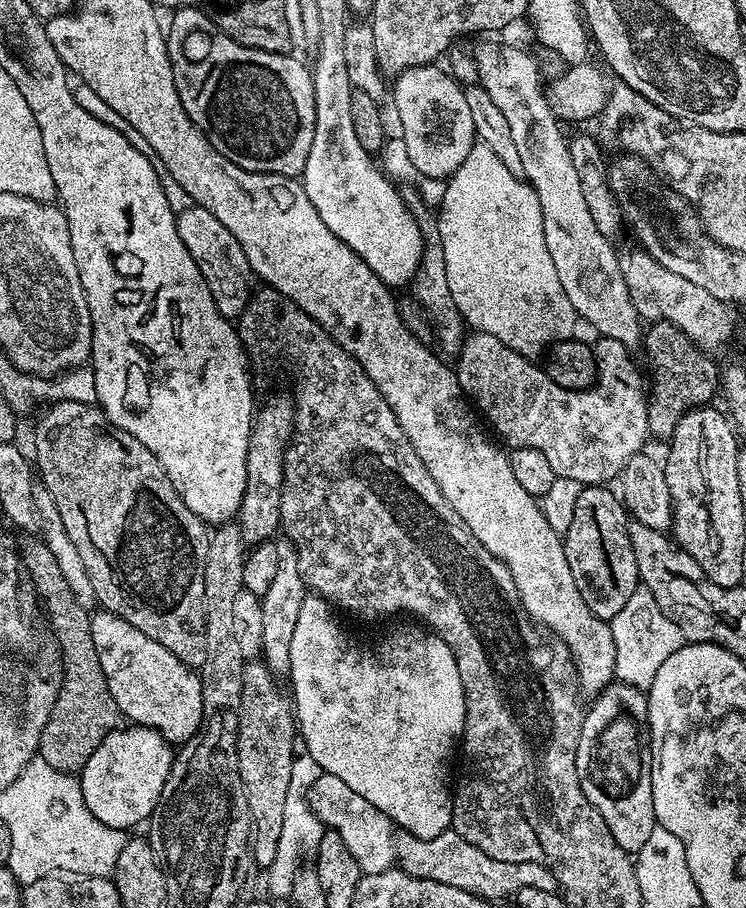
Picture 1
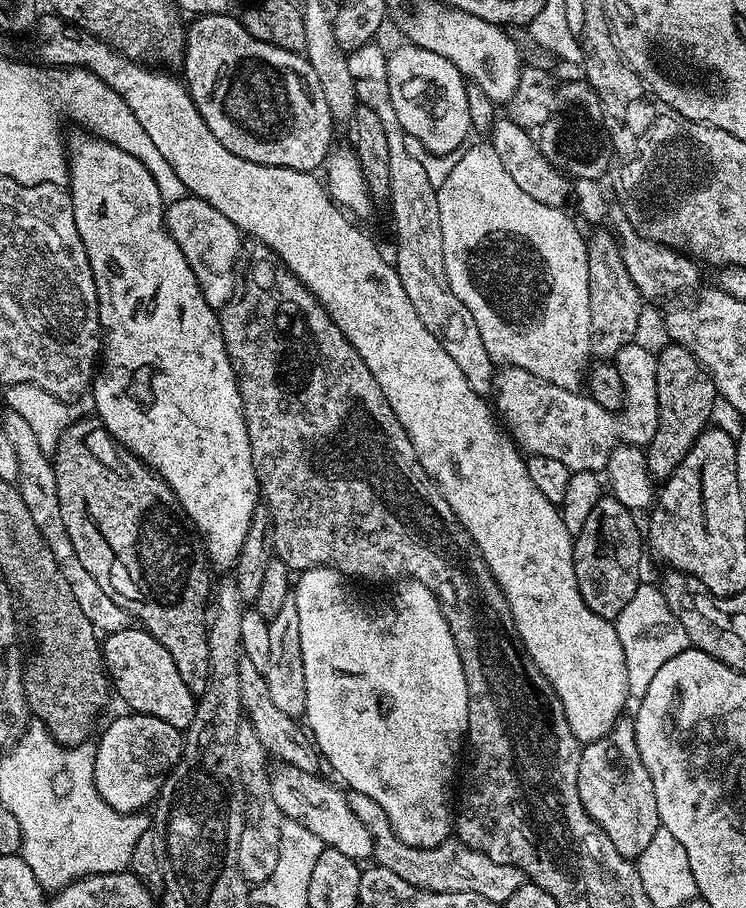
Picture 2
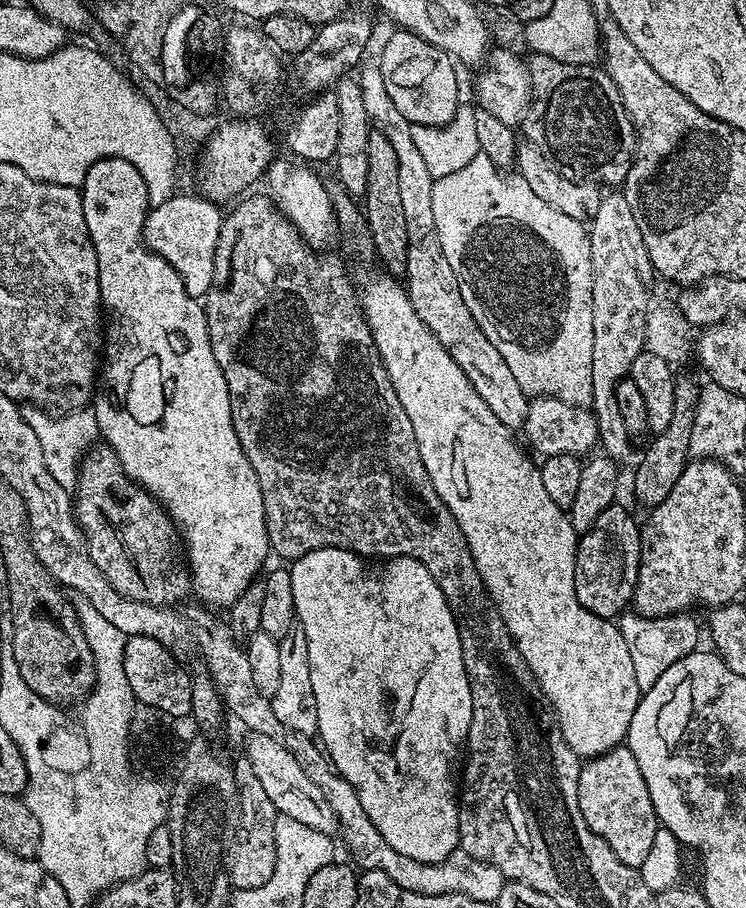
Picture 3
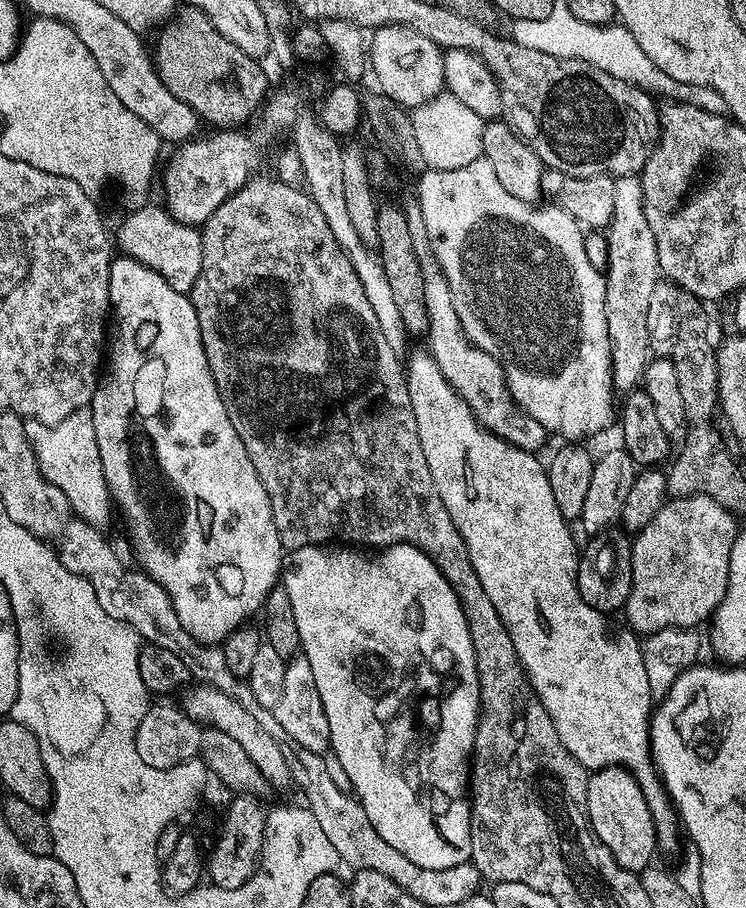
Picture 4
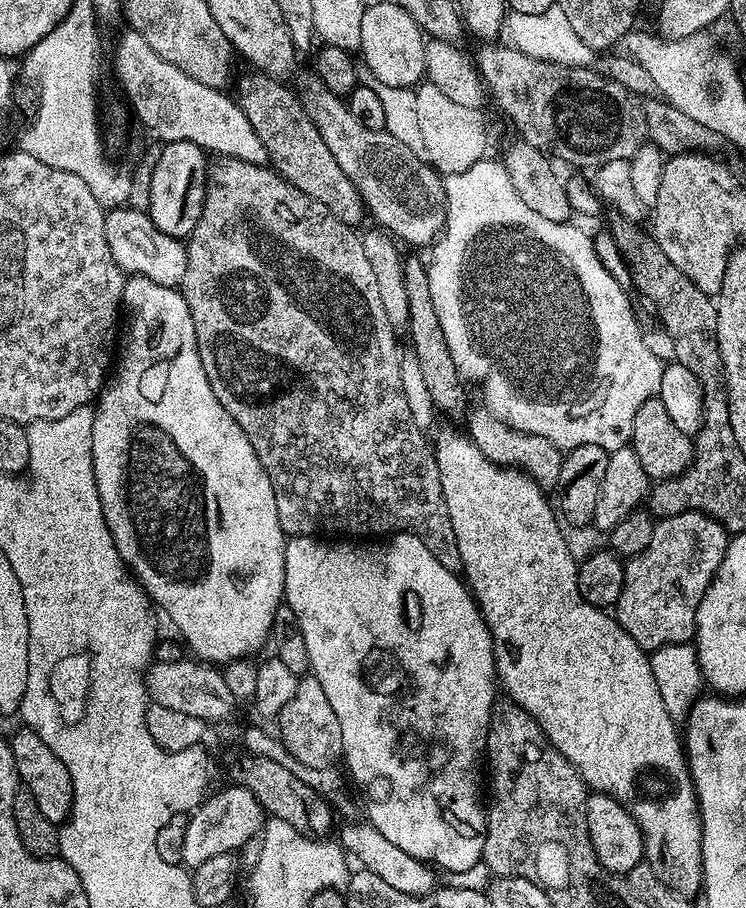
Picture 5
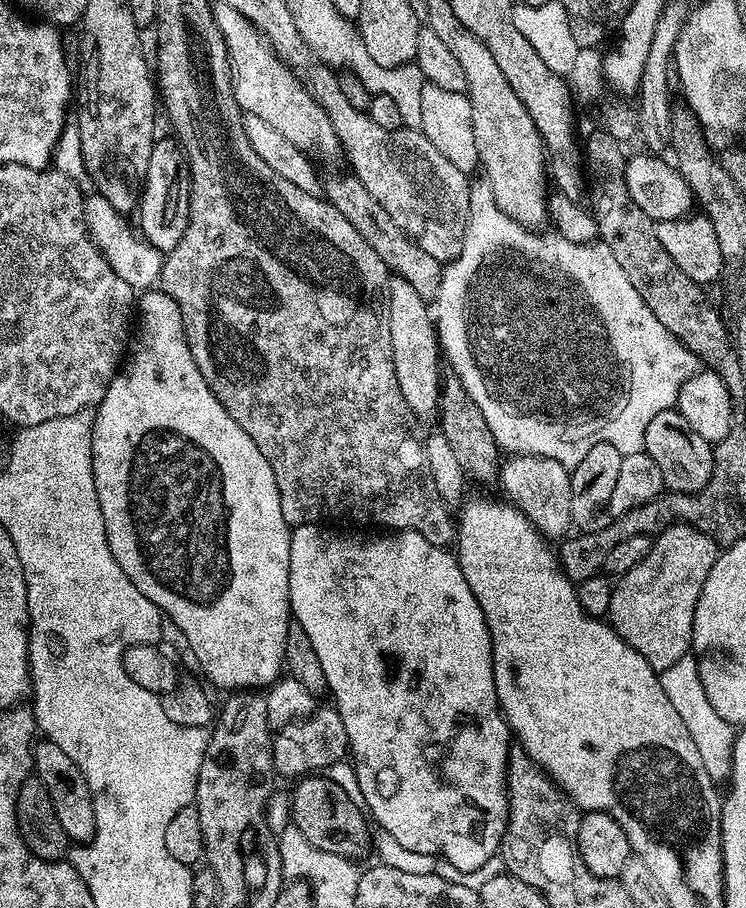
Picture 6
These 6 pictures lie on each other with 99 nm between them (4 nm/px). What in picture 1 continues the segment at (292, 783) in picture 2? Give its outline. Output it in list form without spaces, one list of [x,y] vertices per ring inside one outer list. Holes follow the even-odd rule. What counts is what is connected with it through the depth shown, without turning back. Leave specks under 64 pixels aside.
[[[320,774],[317,780],[311,781],[307,797],[314,814],[318,814],[325,829],[337,832],[342,842],[346,842],[346,850],[354,854],[354,862],[358,862],[363,875],[382,874],[395,865],[394,838],[397,829],[388,816],[382,814],[382,810],[378,810],[369,800],[362,798],[362,794],[350,790],[350,786],[342,782],[342,778]]]

